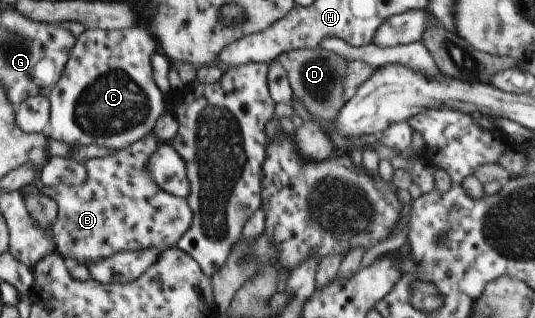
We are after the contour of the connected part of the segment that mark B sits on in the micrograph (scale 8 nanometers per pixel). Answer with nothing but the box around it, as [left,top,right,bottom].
[41,132,193,264]

